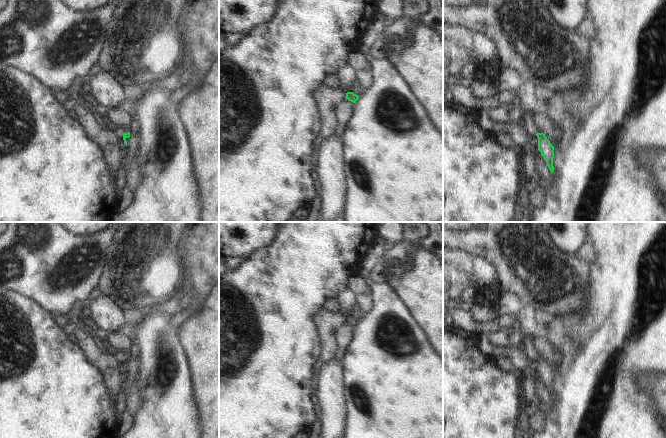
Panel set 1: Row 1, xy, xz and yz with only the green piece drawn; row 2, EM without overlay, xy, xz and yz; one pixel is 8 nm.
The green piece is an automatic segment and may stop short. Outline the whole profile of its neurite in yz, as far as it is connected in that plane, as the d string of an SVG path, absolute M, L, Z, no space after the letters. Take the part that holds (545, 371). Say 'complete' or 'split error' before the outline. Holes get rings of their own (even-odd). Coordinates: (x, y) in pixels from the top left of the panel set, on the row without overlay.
complete | M536 357L538 362L538 374L541 376L548 392L551 397L554 395L553 382L554 382L554 370L550 367L544 357Z

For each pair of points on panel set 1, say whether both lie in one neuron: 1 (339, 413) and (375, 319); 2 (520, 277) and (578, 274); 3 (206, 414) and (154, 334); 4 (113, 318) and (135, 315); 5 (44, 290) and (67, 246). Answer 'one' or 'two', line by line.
1: two
2: one
3: two
4: two
5: one

